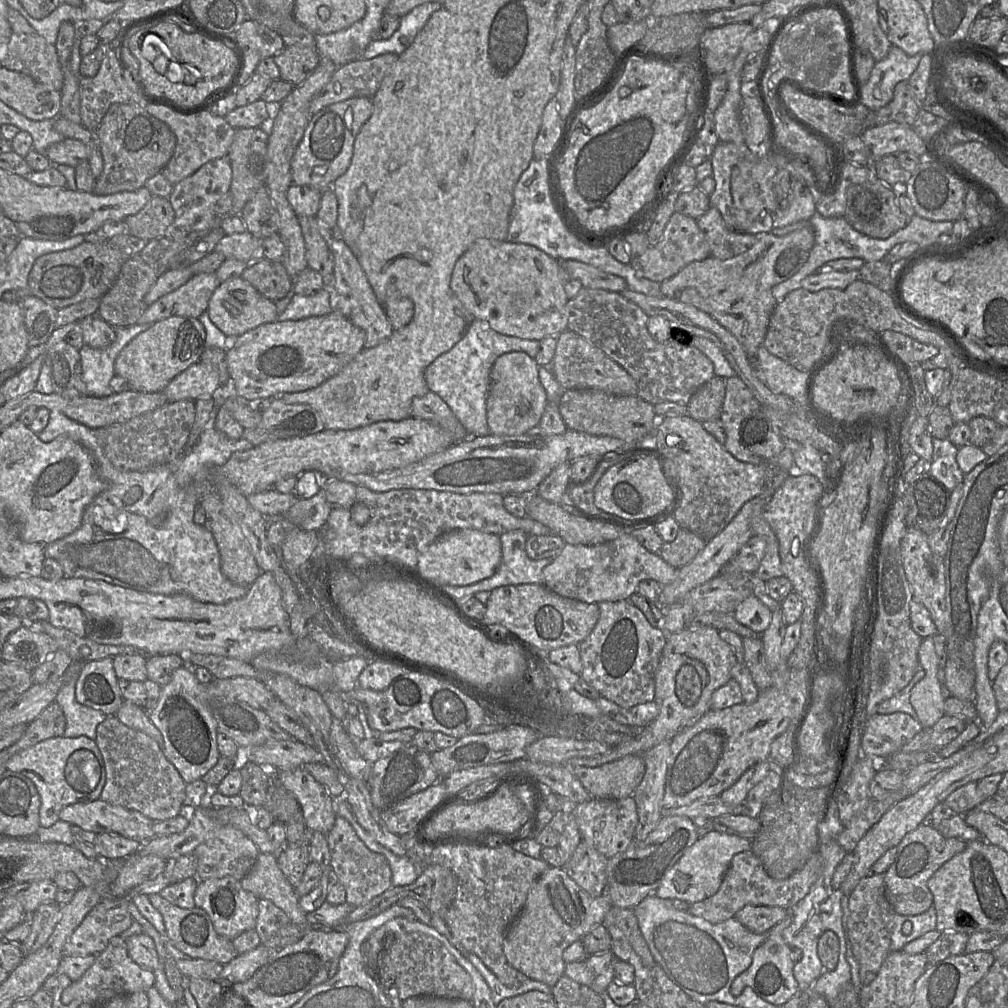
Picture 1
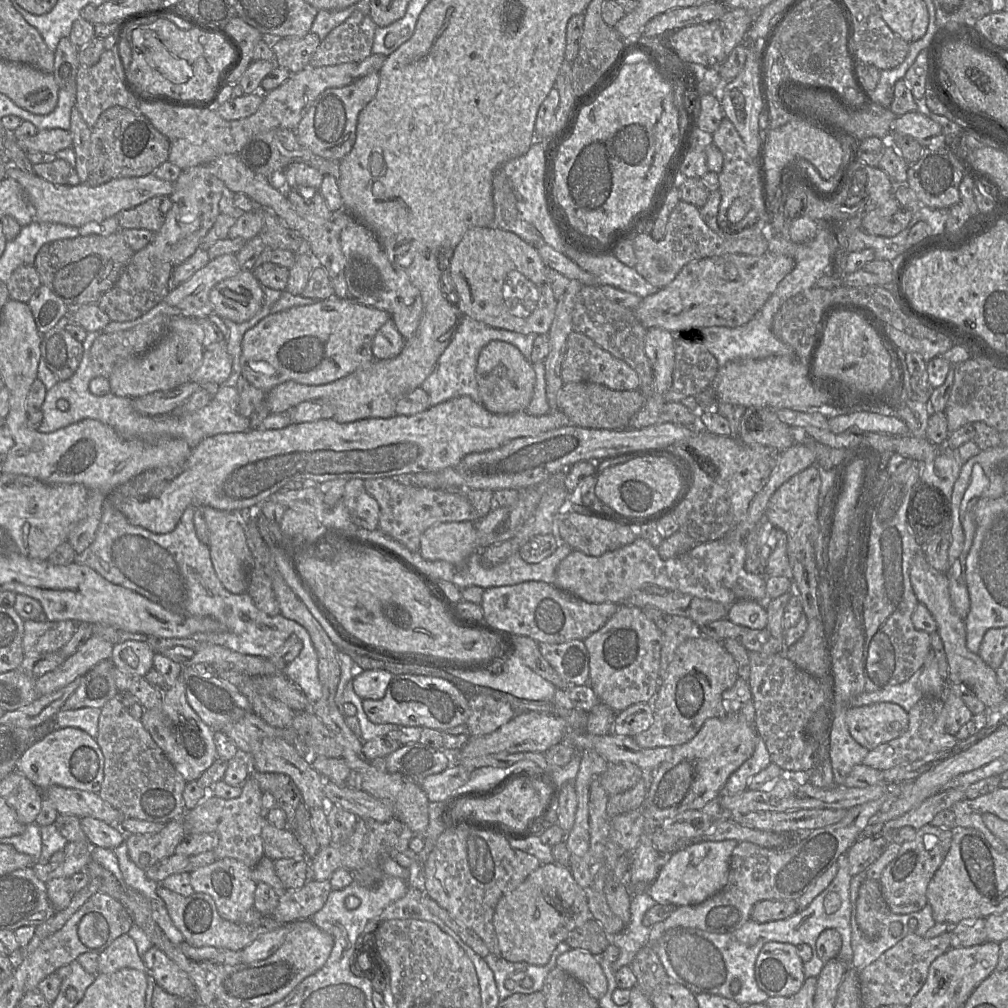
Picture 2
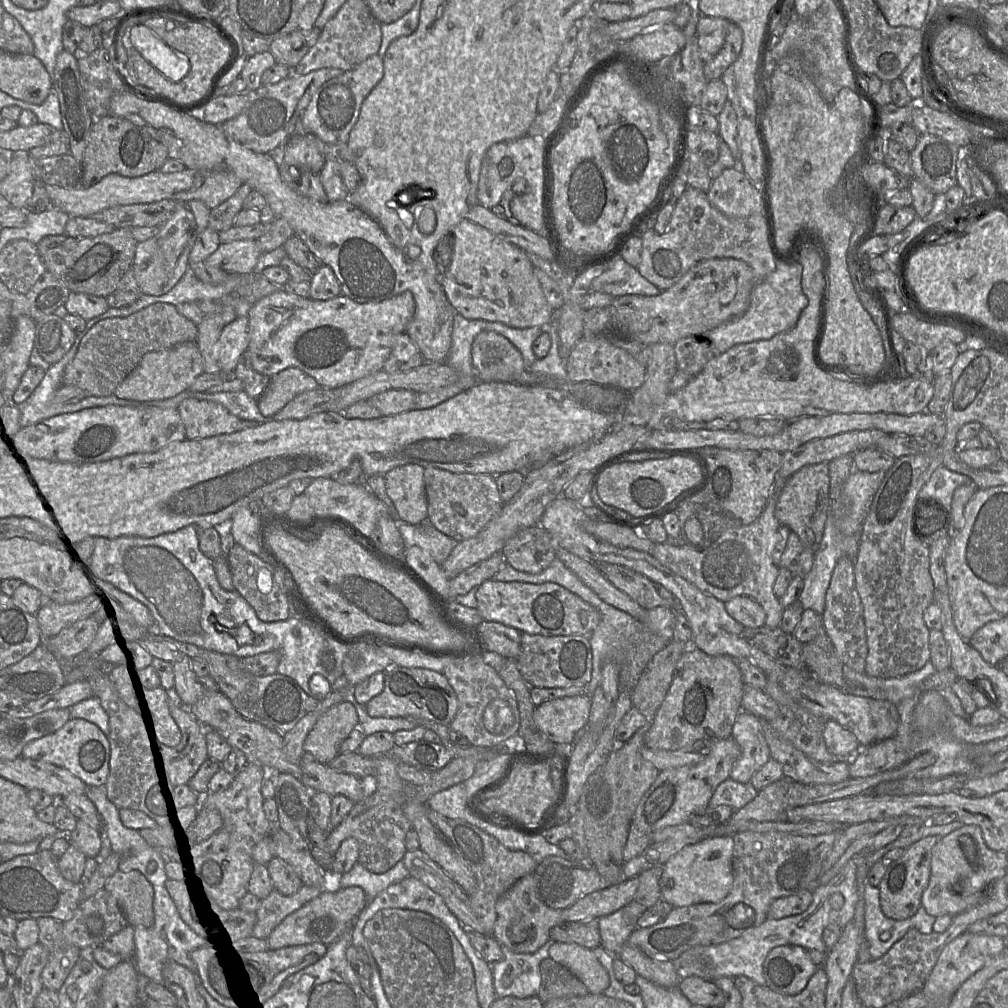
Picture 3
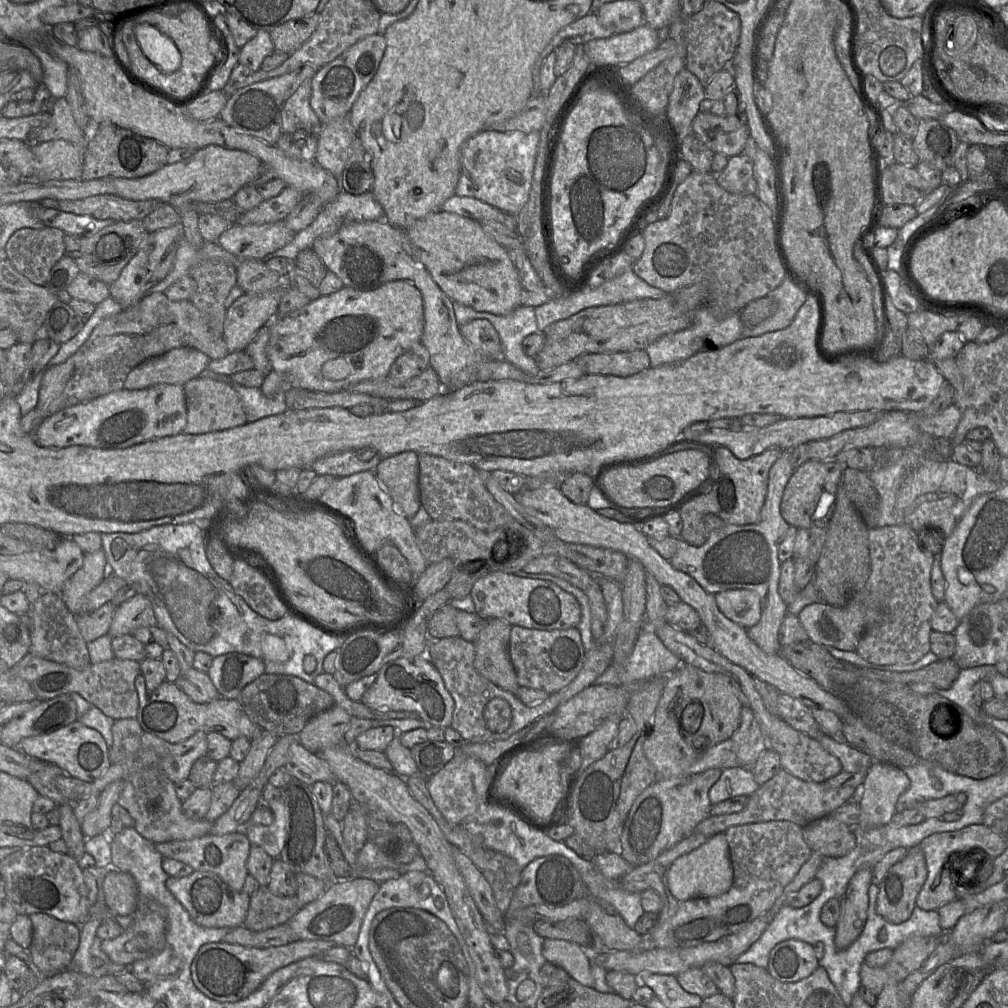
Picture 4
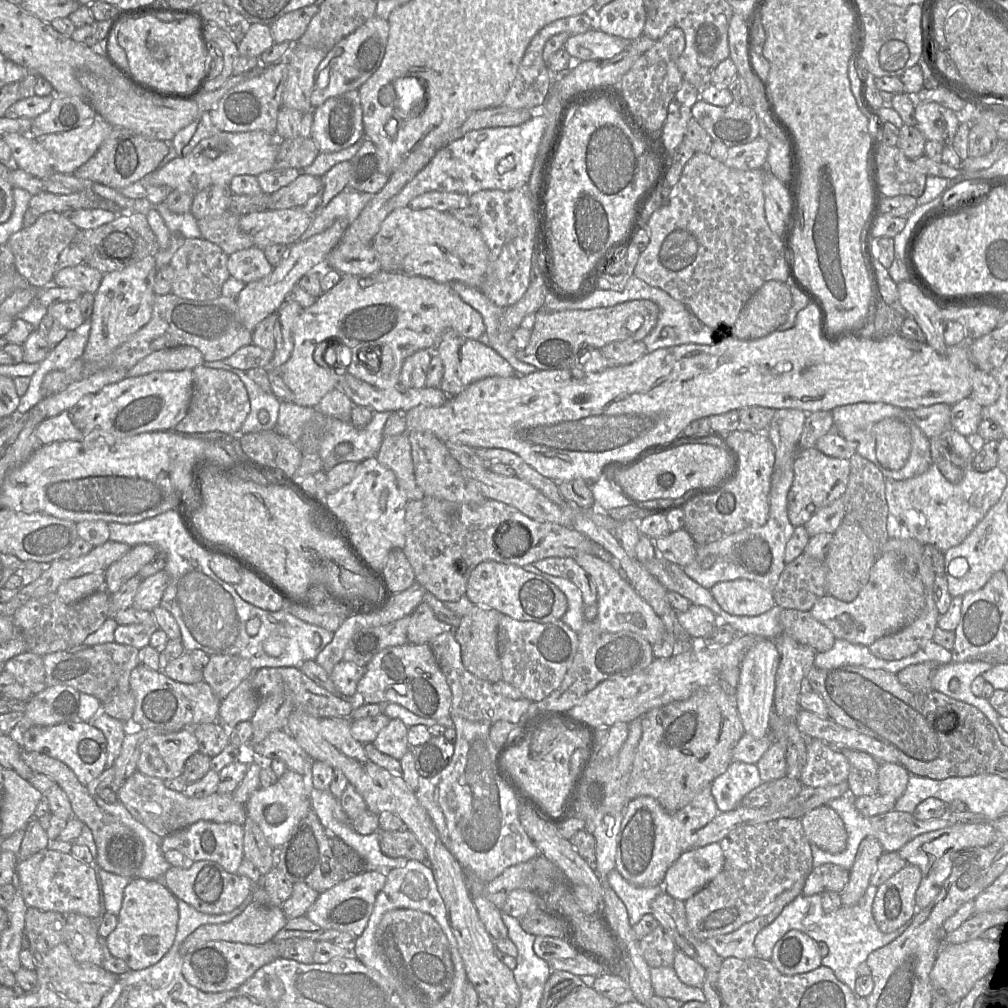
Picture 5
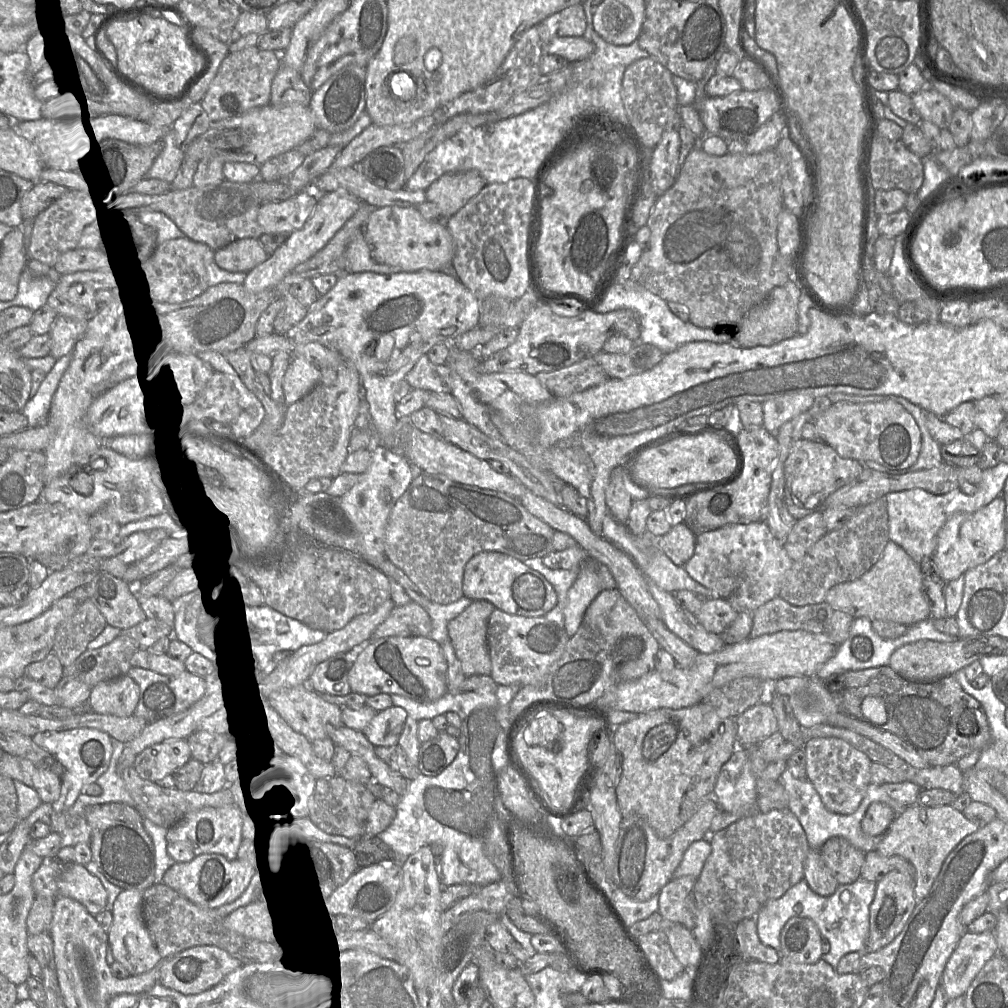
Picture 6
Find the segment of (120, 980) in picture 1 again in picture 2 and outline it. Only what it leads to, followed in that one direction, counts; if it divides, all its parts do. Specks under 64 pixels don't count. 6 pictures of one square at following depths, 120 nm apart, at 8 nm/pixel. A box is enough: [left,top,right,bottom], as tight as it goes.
[98,933,147,974]

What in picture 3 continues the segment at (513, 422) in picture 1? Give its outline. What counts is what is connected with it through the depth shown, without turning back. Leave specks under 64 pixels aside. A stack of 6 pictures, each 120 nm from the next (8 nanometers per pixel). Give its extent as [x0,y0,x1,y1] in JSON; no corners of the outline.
[472,330,526,383]

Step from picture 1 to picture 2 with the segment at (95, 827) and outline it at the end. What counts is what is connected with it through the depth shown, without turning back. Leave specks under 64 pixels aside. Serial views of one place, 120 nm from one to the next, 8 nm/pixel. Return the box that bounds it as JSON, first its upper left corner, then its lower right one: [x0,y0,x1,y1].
[41,785,125,827]

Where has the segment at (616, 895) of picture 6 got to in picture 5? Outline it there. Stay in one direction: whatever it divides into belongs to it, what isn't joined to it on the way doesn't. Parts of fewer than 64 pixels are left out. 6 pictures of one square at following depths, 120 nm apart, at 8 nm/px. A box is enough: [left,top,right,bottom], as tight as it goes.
[606,869,664,927]

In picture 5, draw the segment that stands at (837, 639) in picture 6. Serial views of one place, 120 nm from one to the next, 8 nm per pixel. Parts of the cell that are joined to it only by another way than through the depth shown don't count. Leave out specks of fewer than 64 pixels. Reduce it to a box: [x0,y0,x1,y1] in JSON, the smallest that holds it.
[780,609,836,652]

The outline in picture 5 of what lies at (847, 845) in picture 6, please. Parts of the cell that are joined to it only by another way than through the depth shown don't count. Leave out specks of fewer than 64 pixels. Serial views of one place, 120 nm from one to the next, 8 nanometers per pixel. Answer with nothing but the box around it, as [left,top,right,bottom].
[802,864,850,896]

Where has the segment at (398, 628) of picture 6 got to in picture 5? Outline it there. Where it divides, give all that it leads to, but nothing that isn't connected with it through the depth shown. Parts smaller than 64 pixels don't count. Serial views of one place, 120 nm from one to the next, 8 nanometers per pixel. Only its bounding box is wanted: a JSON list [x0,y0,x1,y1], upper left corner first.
[407,602,452,644]

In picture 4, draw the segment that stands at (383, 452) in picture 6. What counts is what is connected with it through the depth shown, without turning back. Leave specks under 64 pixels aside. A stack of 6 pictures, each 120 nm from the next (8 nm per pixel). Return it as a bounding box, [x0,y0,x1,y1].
[317,471,429,579]

